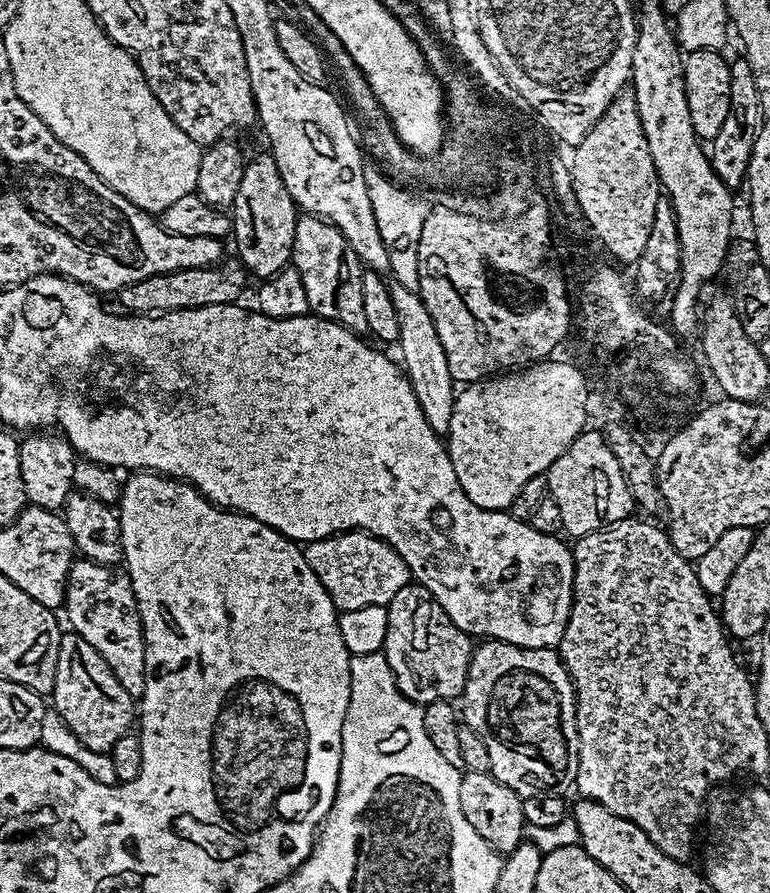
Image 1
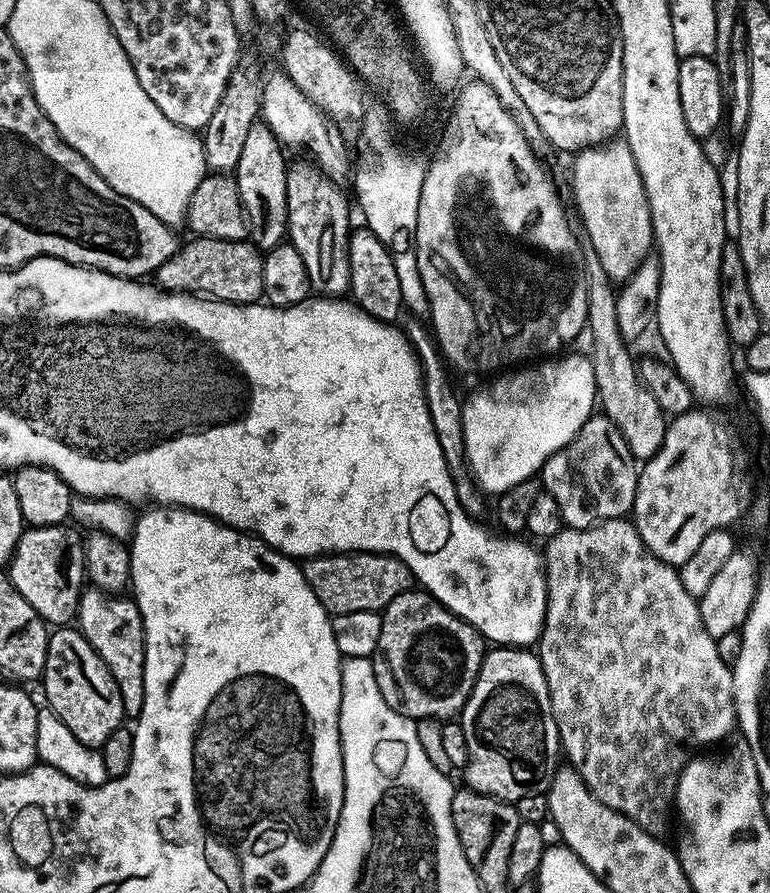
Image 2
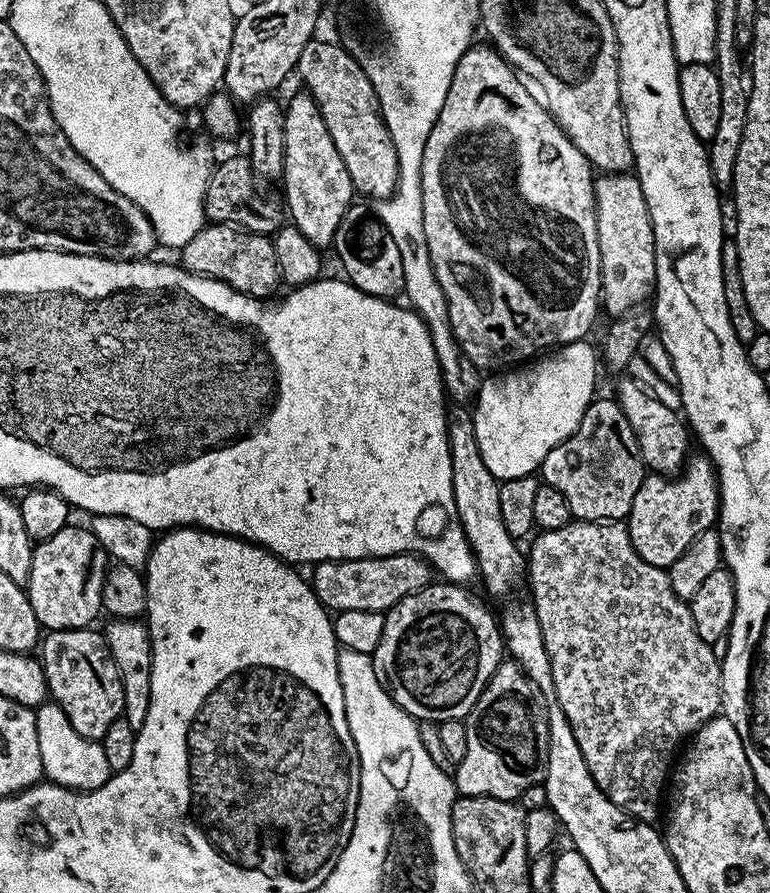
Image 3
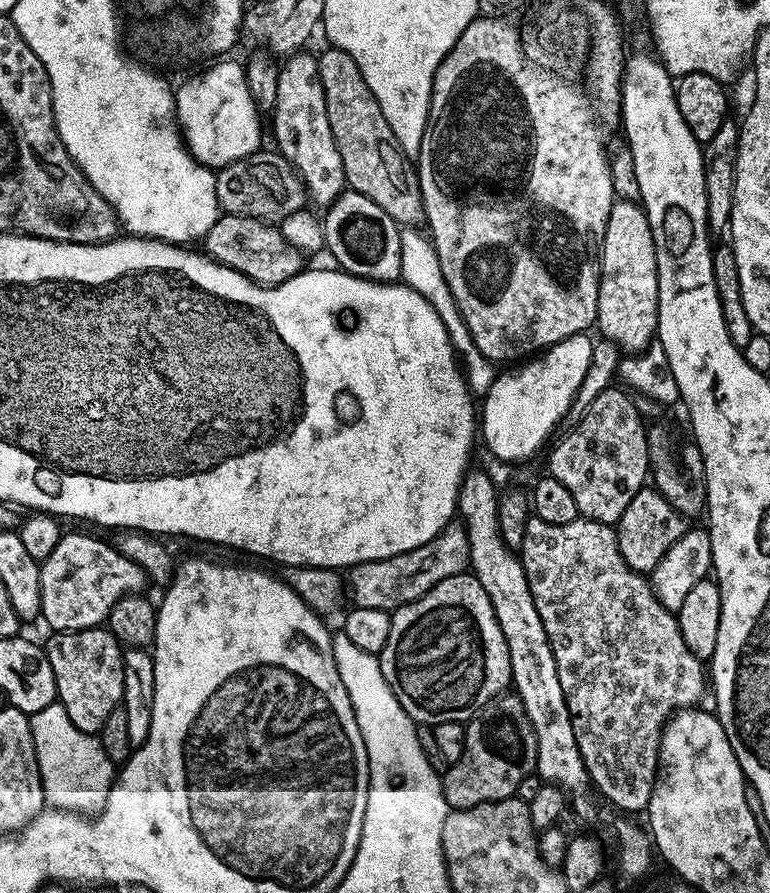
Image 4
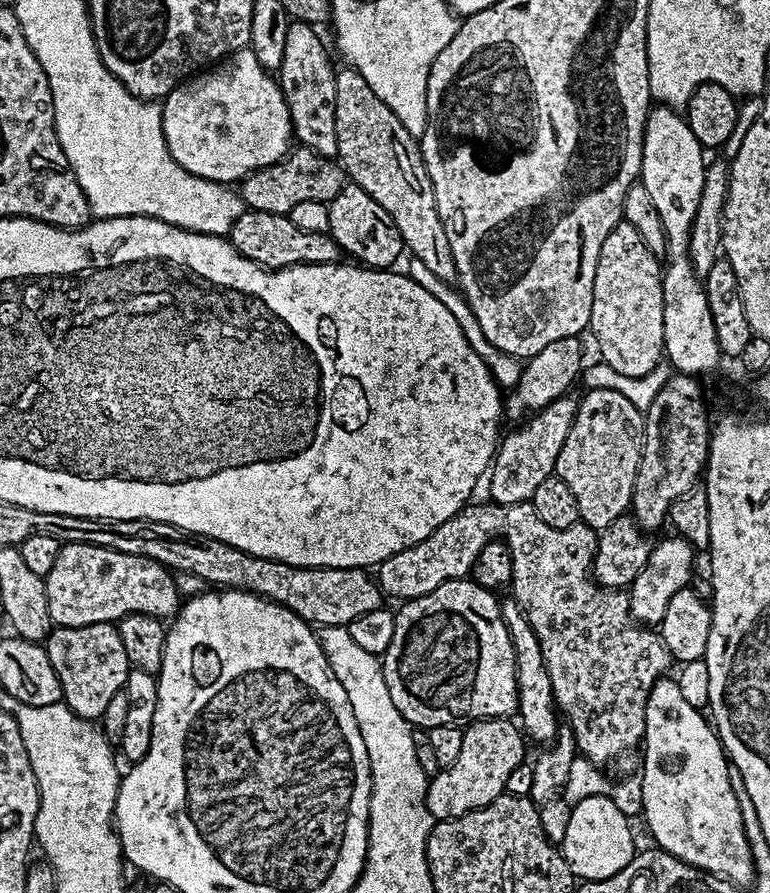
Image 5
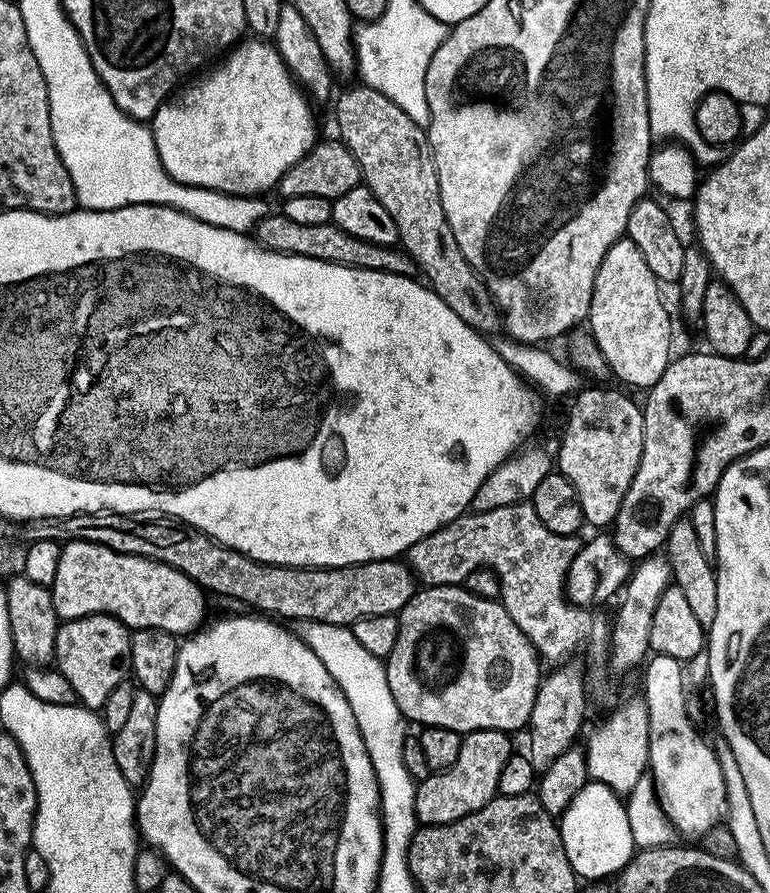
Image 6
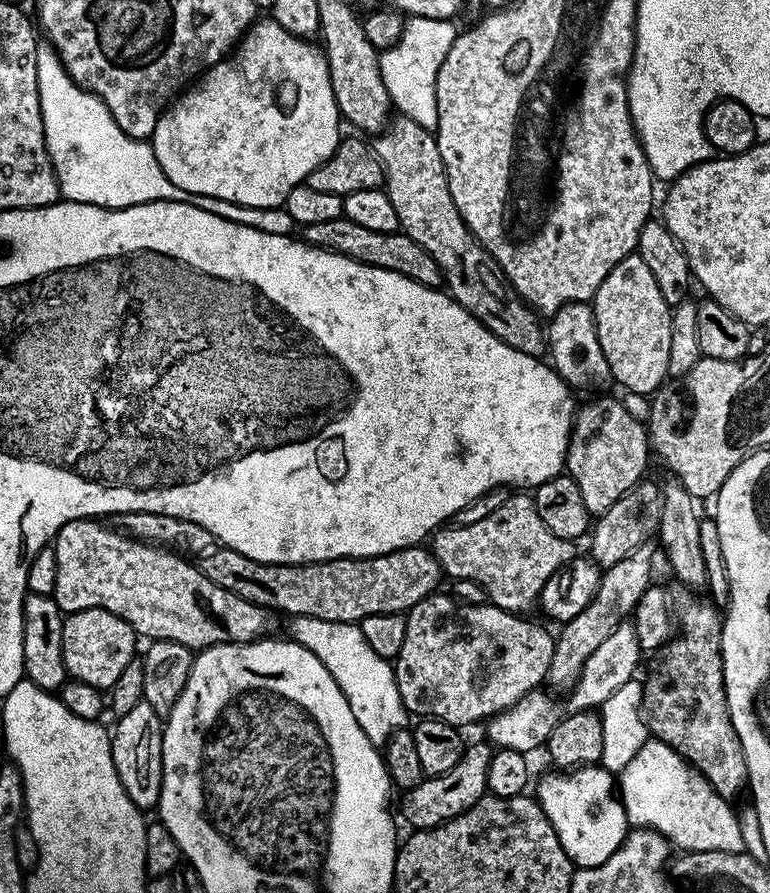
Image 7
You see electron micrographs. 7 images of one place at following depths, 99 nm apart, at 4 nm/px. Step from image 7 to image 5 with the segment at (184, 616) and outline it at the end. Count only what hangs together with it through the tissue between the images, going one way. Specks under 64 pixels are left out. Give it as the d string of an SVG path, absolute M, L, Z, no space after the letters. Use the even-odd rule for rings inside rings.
M93 544L63 545L44 581L50 602L50 618L61 628L118 622L130 614L172 618L182 607L173 573L145 556L122 554Z

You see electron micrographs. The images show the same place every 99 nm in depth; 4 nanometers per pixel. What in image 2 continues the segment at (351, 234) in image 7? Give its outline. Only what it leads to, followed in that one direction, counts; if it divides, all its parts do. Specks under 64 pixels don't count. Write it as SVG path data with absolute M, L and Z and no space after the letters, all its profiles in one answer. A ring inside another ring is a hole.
M196 236L156 268L154 280L165 292L186 292L231 304L254 304L264 294L263 266L261 249L247 239L216 240L212 236Z

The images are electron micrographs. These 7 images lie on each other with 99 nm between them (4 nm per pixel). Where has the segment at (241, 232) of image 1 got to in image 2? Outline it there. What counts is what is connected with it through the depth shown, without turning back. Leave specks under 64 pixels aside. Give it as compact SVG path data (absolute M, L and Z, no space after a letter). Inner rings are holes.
M257 122L250 126L250 135L246 137L246 143L242 150L242 158L238 158L238 166L234 173L234 179L240 194L240 206L246 217L251 243L261 250L277 248L285 243L288 235L288 203L286 202L286 178L290 167L289 161L284 161L286 149L281 144L267 124Z

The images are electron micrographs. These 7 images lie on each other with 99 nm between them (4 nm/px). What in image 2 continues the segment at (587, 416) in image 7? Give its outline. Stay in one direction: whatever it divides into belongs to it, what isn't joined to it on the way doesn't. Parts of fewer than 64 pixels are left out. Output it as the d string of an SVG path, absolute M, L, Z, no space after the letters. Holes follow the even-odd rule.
M594 414L578 430L575 440L544 464L542 488L558 502L567 527L590 528L602 520L618 520L631 513L637 475L637 461L618 426L605 414Z

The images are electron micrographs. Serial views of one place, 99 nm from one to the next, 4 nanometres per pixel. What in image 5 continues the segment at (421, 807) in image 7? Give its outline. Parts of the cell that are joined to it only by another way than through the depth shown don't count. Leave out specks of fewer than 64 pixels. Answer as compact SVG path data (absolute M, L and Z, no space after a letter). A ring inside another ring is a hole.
M508 718L473 720L464 728L462 750L458 753L458 758L450 762L450 766L441 768L428 782L426 807L430 810L433 821L458 818L505 795L510 774L526 760L526 737L512 722Z

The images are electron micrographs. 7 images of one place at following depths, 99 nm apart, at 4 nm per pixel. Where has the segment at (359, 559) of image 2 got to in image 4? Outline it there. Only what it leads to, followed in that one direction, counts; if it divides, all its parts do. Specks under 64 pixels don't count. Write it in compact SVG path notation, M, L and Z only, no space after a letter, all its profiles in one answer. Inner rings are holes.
M453 522L447 524L437 536L430 538L430 542L414 550L406 550L390 558L353 564L346 572L346 592L350 600L352 596L351 603L355 607L391 613L404 604L422 598L426 590L438 586L438 582L446 578L457 576L468 567L468 535L463 523Z

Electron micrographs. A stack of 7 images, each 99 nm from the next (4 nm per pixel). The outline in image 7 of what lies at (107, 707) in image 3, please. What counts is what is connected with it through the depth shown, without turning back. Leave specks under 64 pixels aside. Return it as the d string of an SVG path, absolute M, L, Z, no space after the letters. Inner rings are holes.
M91 608L64 616L62 658L71 679L81 680L101 690L111 690L122 670L126 670L126 666L130 666L137 655L136 643L136 631L122 618L118 618L118 614L110 614L110 610Z

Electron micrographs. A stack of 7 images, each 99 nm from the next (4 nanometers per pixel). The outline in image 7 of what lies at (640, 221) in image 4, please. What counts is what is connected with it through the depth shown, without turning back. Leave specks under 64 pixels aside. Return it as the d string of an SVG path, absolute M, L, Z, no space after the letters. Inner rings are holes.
M635 254L622 258L606 278L602 278L602 286L598 286L595 296L590 301L593 317L596 319L598 342L601 343L602 352L610 364L613 378L617 385L628 392L637 392L647 397L655 393L669 379L668 363L670 362L670 318L672 308L662 298L658 290L658 282L654 282L654 274L646 267L646 262Z

